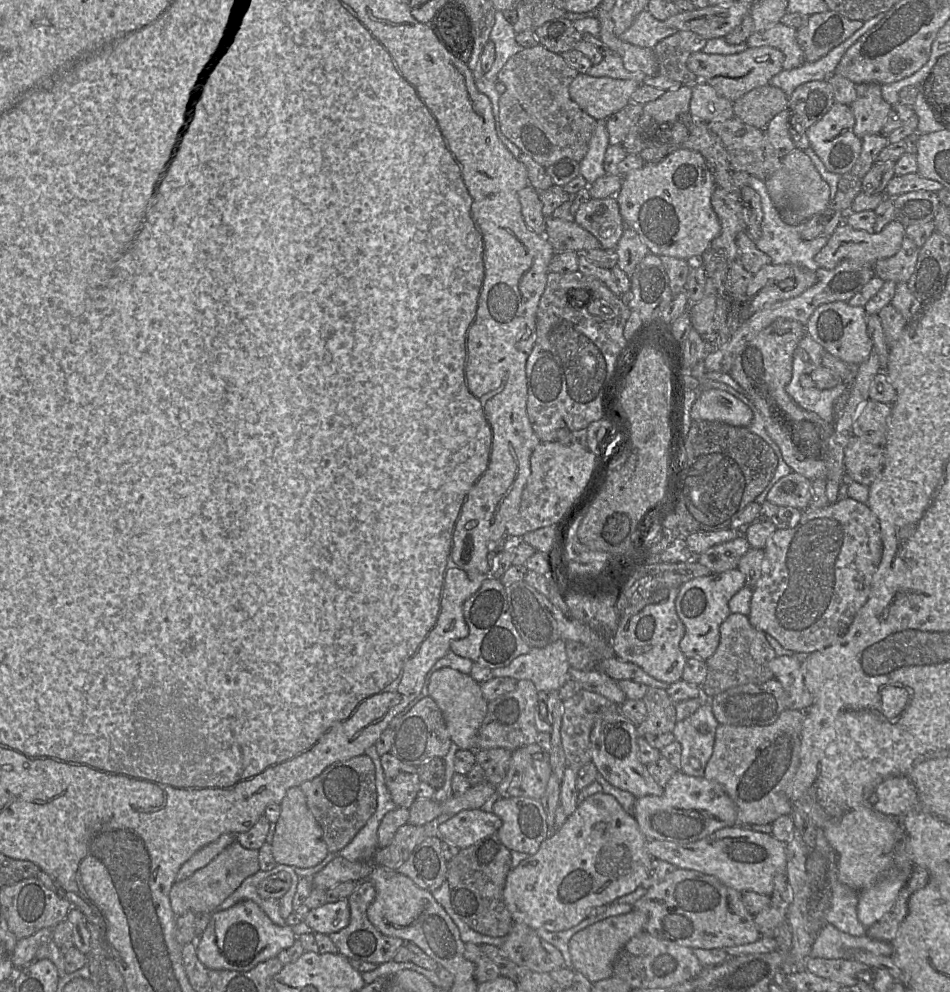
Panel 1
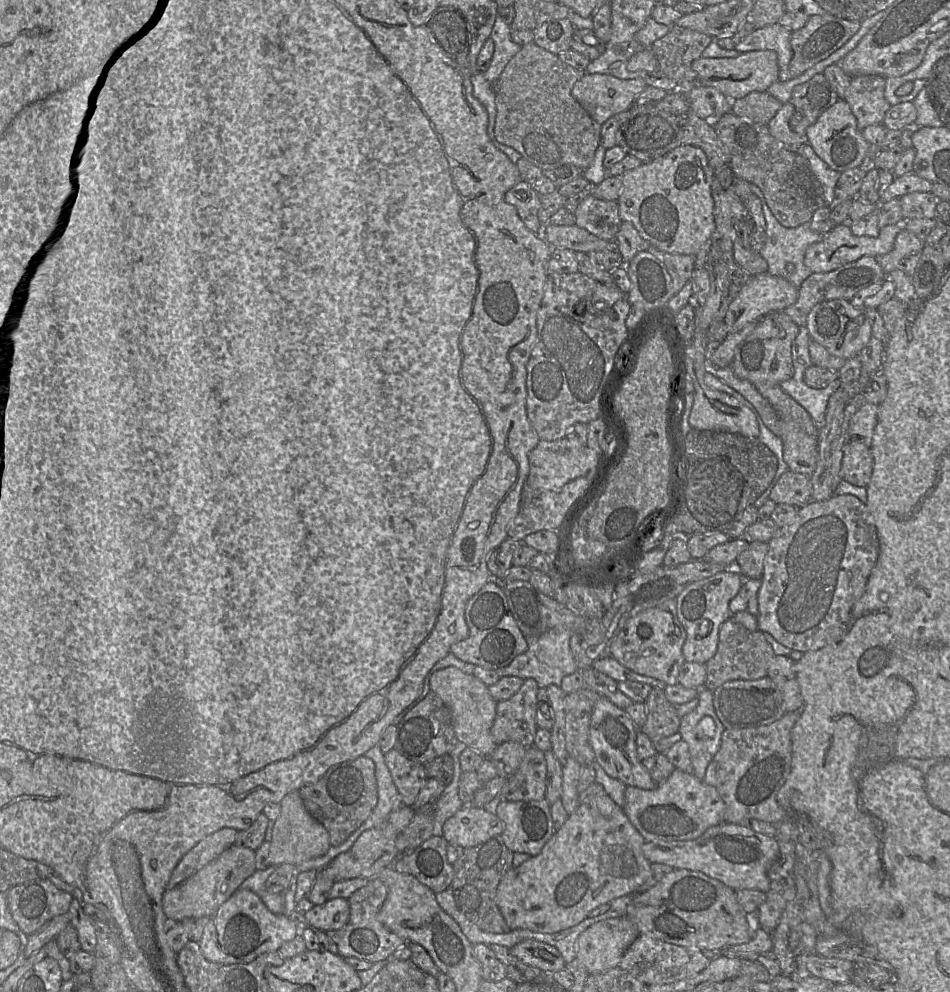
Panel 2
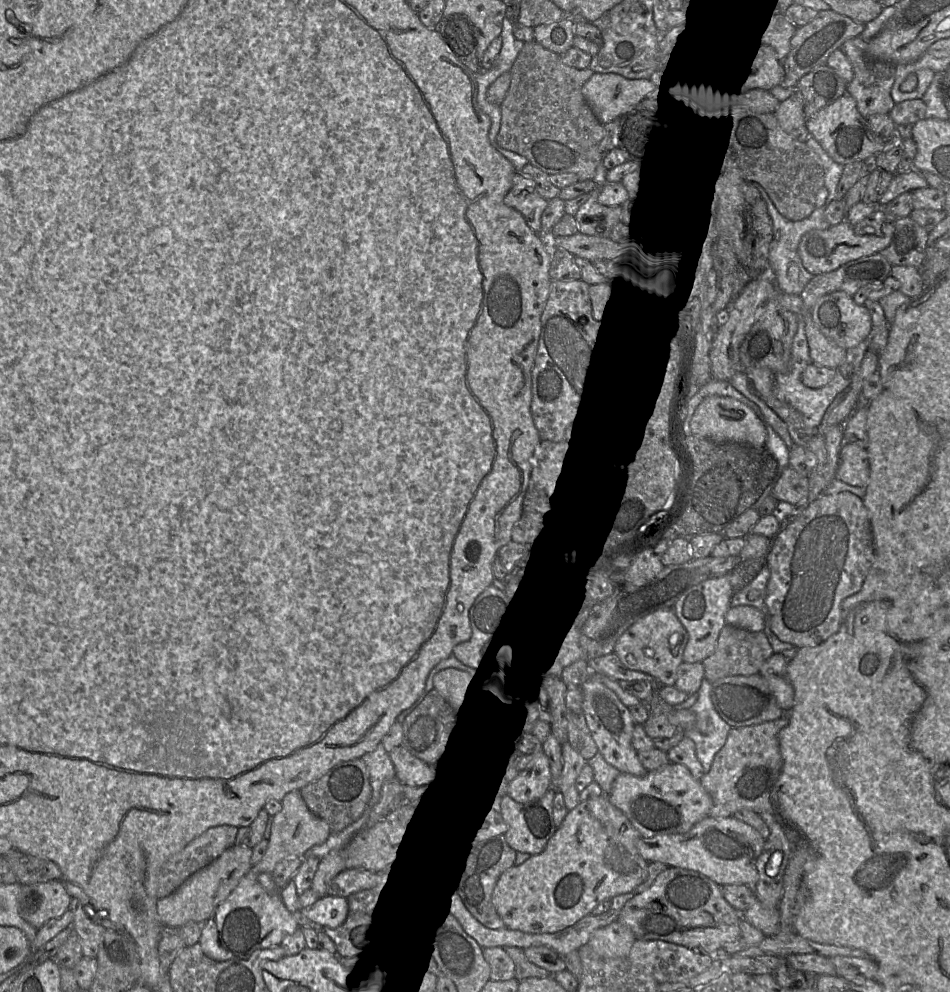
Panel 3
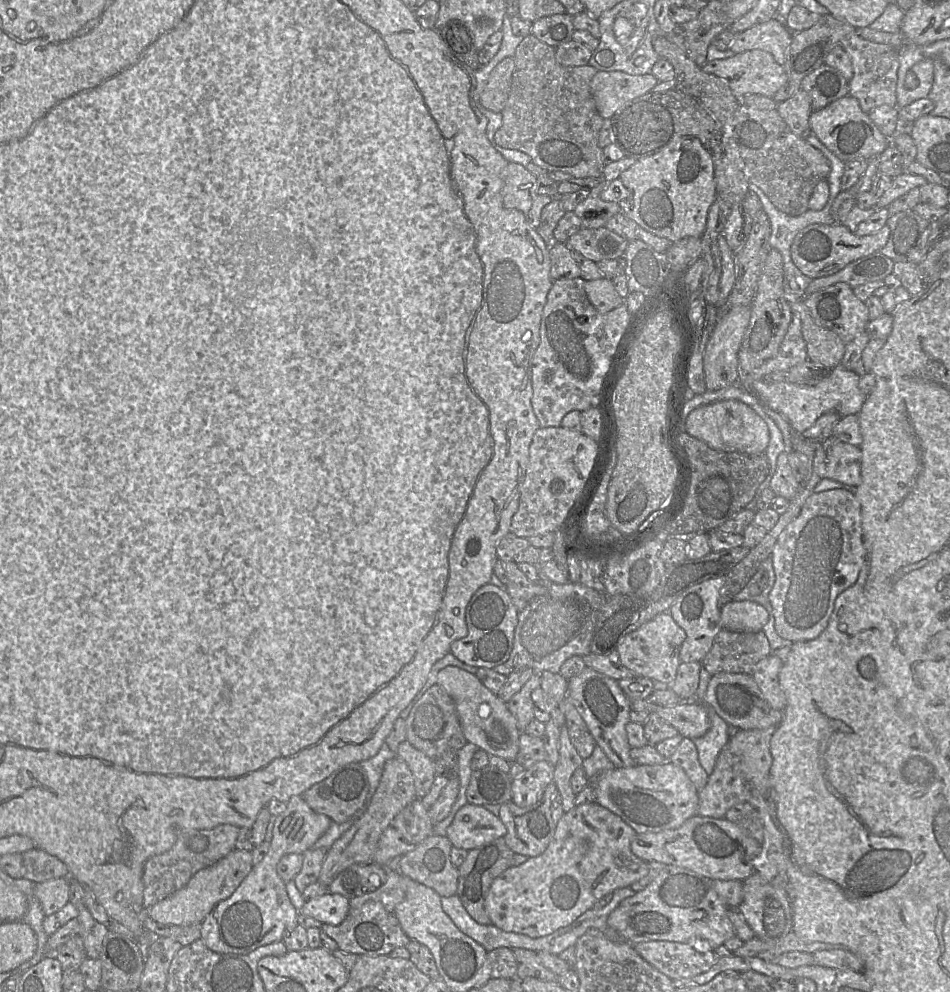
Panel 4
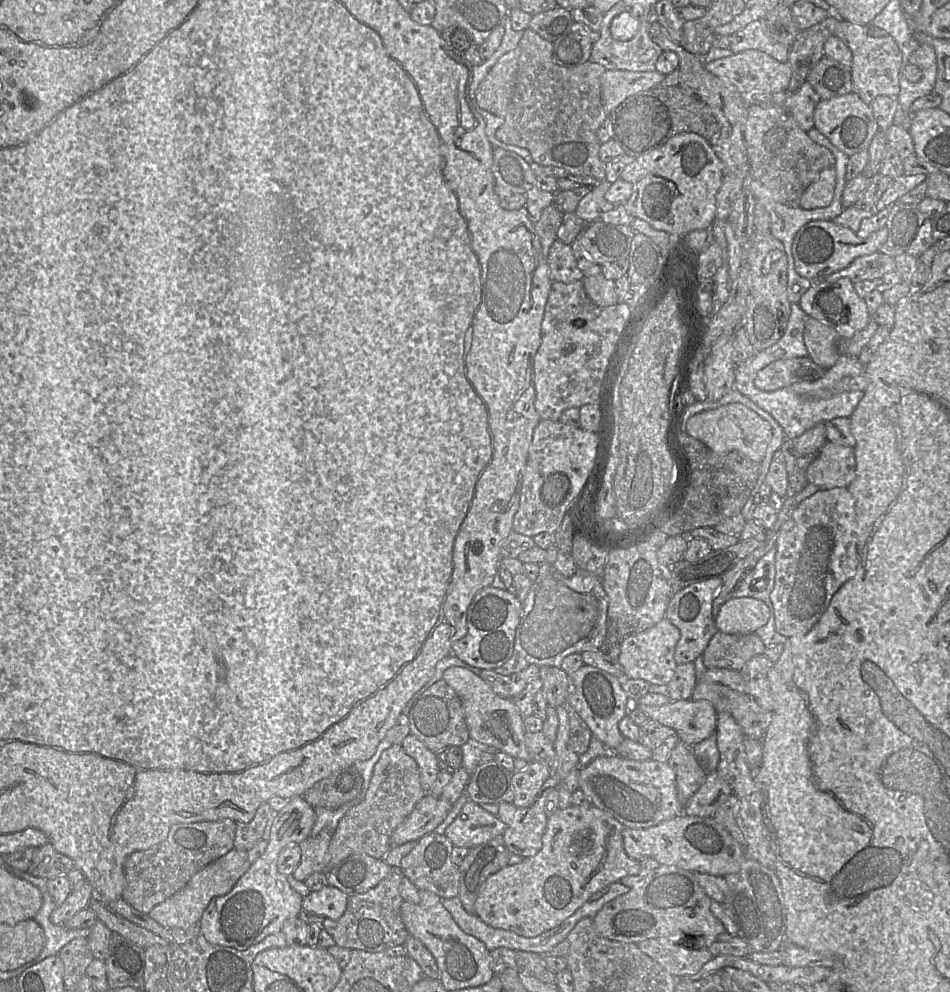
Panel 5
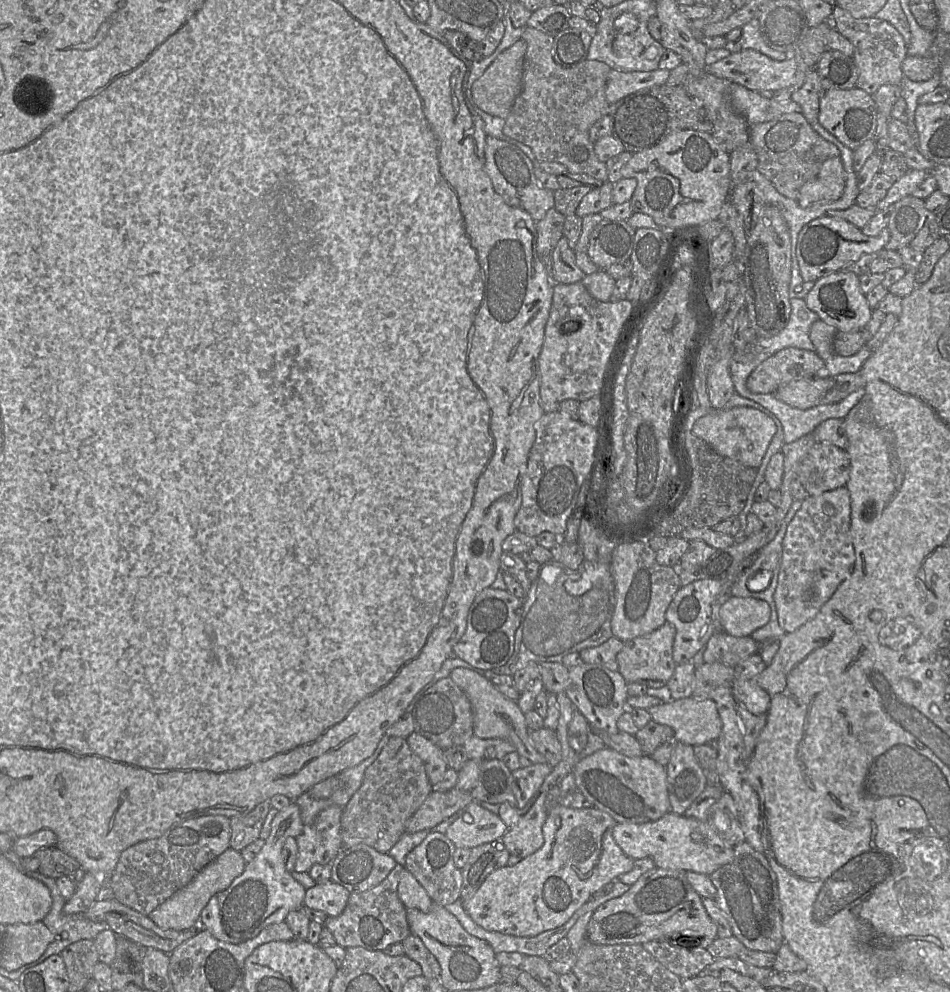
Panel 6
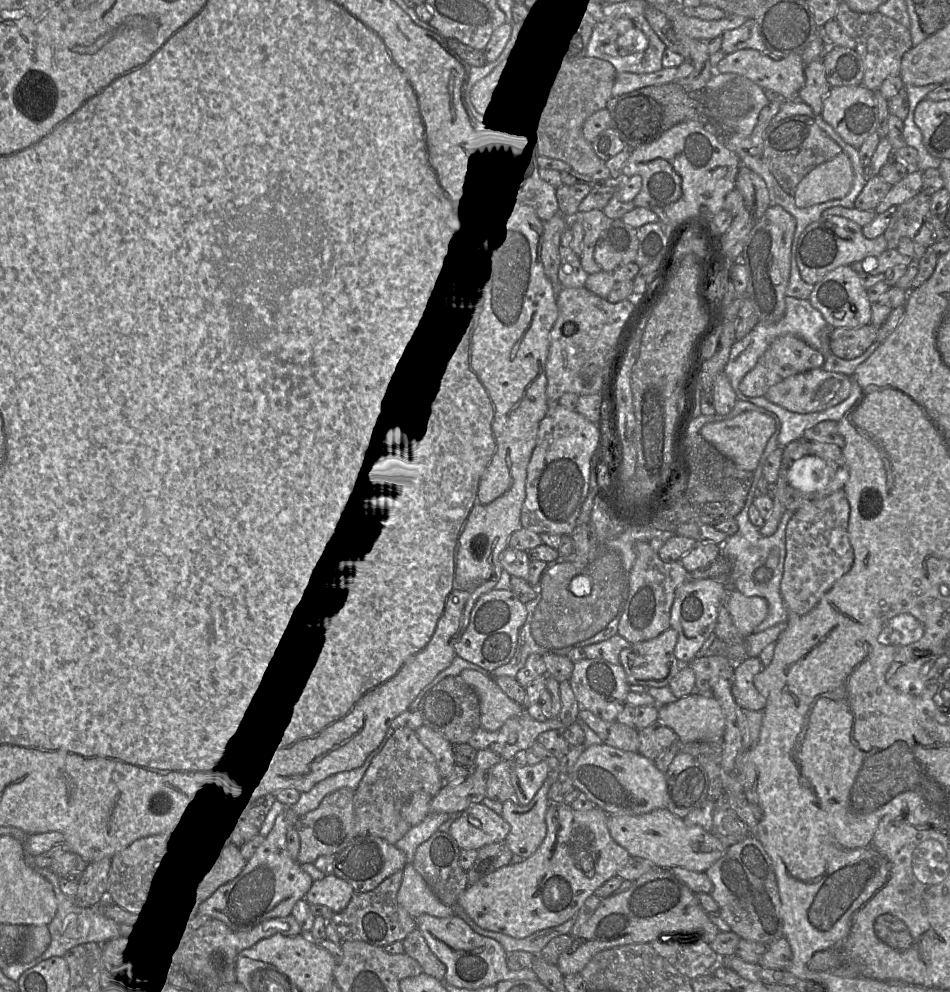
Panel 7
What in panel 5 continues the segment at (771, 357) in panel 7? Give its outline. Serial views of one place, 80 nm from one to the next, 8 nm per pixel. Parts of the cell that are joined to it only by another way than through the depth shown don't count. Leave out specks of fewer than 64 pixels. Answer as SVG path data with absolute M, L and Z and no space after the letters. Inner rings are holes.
M809 356L779 359L757 373L754 385L762 391L775 391L795 383L817 380L823 377L827 370Z

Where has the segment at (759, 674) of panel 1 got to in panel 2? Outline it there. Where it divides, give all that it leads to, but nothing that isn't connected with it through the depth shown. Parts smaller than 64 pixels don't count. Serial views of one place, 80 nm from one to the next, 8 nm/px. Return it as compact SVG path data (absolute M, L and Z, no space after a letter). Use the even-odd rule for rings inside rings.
M732 615L723 622L719 629L718 647L715 655L706 663L706 679L704 687L710 691L732 680L757 680L767 676L770 660L775 652L766 640L764 632L751 631L736 622Z

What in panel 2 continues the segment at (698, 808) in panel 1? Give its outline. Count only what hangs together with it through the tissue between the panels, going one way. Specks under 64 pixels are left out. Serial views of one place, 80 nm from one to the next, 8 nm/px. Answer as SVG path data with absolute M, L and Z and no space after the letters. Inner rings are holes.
M674 769L655 789L627 786L622 809L645 841L688 841L724 822L725 804L716 788L689 773Z

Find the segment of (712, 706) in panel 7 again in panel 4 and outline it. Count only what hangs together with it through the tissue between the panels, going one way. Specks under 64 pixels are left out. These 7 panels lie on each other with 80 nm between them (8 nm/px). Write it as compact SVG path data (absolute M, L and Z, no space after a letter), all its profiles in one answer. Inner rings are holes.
M696 698L681 701L675 706L662 706L651 702L649 699L629 699L629 705L632 711L646 711L649 714L658 714L665 722L673 726L683 738L700 738L705 735L710 728L710 719L706 705L704 703L698 703Z

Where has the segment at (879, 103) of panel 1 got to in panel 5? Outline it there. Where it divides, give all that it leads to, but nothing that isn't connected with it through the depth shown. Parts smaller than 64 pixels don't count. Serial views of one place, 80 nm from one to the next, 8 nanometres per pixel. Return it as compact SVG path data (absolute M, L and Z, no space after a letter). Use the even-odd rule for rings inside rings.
M839 19L835 35L843 41L852 52L851 76L852 91L868 105L878 96L897 97L900 91L899 75L902 53L896 41L889 35L874 37L868 33L869 25L855 24Z

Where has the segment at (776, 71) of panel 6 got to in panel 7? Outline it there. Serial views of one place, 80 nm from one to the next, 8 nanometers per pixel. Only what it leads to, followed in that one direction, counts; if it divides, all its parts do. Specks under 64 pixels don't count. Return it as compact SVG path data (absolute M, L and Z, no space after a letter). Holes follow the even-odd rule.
M741 49L726 54L716 65L714 72L735 73L750 79L764 90L777 92L787 101L801 101L799 91L805 84L805 66L799 54L790 54L780 60L774 60L758 50Z

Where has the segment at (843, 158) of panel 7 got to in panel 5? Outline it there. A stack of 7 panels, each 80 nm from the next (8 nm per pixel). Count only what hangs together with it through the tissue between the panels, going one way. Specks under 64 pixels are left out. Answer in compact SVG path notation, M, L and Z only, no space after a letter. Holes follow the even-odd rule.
M834 167L821 171L818 179L811 183L801 196L799 206L803 209L814 209L829 206L834 198L836 170Z

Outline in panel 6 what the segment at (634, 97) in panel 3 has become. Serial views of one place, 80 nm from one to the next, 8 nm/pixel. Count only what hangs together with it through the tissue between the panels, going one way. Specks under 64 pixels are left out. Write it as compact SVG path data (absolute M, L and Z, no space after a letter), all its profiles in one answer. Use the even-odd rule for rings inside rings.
M611 69L606 83L607 102L613 104L618 100L644 88L663 85L670 75L669 70L623 72Z

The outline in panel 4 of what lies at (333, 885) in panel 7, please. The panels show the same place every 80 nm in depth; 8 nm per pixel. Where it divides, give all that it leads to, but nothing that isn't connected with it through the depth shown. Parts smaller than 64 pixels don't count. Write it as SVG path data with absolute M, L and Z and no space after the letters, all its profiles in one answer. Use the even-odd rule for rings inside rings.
M327 892L326 894L305 901L300 913L331 925L343 922L349 911L350 899L341 895Z

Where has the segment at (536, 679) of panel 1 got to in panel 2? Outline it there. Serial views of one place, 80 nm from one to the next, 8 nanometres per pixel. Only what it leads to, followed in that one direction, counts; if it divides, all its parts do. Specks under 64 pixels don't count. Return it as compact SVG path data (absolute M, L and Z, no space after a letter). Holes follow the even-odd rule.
M549 630L537 638L526 638L528 649L515 657L506 667L496 670L500 678L515 676L523 680L534 679L539 688L546 688L549 685L561 687L562 679L574 673L577 665L570 649L570 638L572 632L566 630Z

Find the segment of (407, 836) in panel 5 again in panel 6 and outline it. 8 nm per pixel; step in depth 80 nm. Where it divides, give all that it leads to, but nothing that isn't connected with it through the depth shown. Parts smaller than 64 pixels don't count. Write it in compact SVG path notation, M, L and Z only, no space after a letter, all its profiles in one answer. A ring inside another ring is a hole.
M455 788L445 792L433 790L407 821L405 831L414 833L432 830L473 801L470 791L460 791Z

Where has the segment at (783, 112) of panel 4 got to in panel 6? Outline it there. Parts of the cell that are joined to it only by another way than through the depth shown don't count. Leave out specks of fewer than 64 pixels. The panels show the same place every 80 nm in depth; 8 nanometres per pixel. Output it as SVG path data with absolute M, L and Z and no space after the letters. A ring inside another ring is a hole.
M812 69L803 85L791 95L791 99L800 105L801 113L810 125L818 122L820 99L825 92L818 73Z

